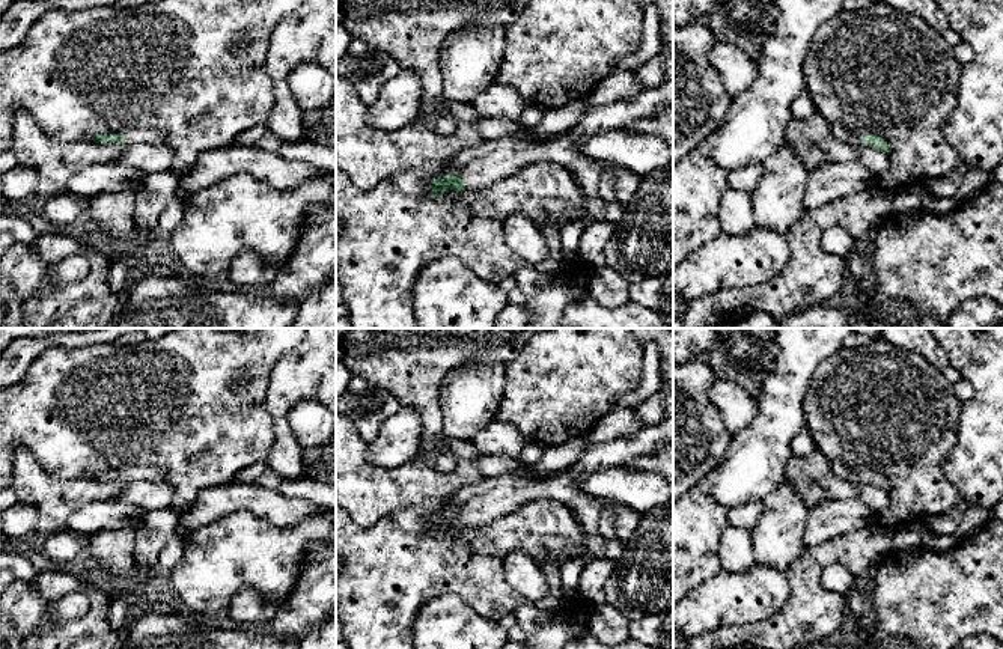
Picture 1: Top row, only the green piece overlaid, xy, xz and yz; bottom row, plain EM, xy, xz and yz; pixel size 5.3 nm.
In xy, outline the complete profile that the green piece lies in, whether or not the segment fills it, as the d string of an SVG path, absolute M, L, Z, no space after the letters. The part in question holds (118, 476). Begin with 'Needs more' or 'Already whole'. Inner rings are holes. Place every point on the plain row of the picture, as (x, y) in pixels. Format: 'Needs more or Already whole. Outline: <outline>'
Needs more. Outline: M137 465L137 467L127 467L117 471L96 471L92 474L96 480L114 480L114 482L125 482L131 483L136 480L146 480L146 482L163 482L163 473L149 465Z

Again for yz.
Needs more. Outline: M831 462L831 468L836 473L836 476L848 480L848 482L863 482L875 485L884 491L892 491L892 483L880 473L866 471L863 468L857 467L848 467L840 462Z

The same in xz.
Needs more. Outline: M666 417L661 423L643 426L634 434L592 443L575 464L550 477L529 476L527 465L485 477L458 491L450 500L452 509L432 518L429 533L440 533L449 527L461 530L465 524L482 526L535 498L554 498L568 504L583 524L589 538L586 545L593 560L604 547L598 535L602 504L578 486L578 479L587 473L620 468L633 459L655 453L672 438L673 417Z

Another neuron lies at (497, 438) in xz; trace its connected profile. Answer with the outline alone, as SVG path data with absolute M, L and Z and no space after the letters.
M491 422L483 431L470 438L480 455L521 458L521 450L529 440L509 423Z

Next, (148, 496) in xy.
M136 480L125 483L117 500L136 504L143 513L172 504L172 488L164 482Z

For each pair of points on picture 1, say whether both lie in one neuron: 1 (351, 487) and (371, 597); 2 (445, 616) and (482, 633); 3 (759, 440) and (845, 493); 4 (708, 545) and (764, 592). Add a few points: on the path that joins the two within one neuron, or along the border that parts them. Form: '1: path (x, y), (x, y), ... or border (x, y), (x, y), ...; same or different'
1: border (392, 514), (371, 526), (357, 526), (351, 521); different
2: path (454, 625), (461, 633), (473, 633); same
3: border (792, 453), (786, 464), (785, 478); different
4: border (722, 569), (693, 591); different

